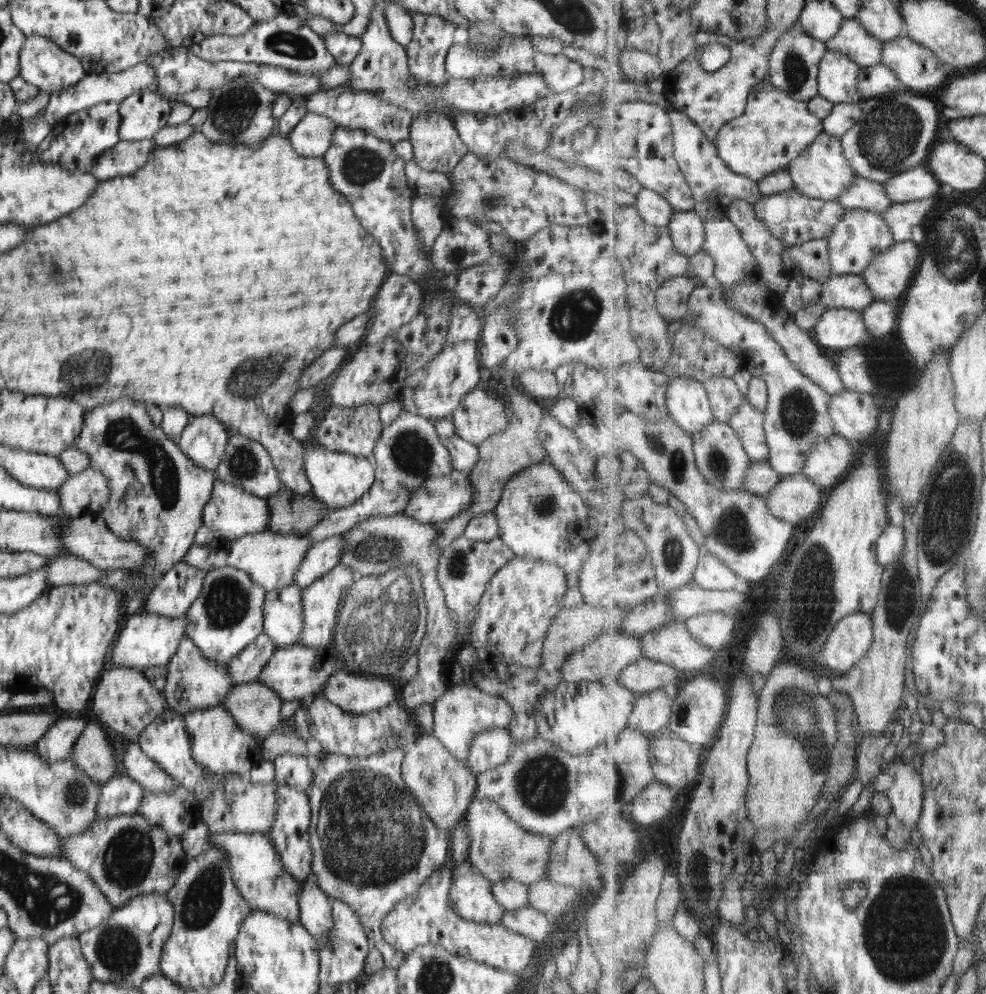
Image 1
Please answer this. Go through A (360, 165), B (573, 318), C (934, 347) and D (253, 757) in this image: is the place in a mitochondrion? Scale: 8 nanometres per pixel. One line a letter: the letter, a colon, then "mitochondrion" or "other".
A: mitochondrion
B: mitochondrion
C: other
D: other

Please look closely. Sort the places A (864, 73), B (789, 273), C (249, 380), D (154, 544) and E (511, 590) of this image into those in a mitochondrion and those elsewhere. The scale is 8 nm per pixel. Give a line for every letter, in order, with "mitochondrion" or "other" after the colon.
A: other
B: other
C: mitochondrion
D: other
E: other

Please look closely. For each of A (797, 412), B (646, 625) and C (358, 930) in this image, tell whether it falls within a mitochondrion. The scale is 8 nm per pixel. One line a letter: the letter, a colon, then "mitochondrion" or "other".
A: mitochondrion
B: other
C: other

